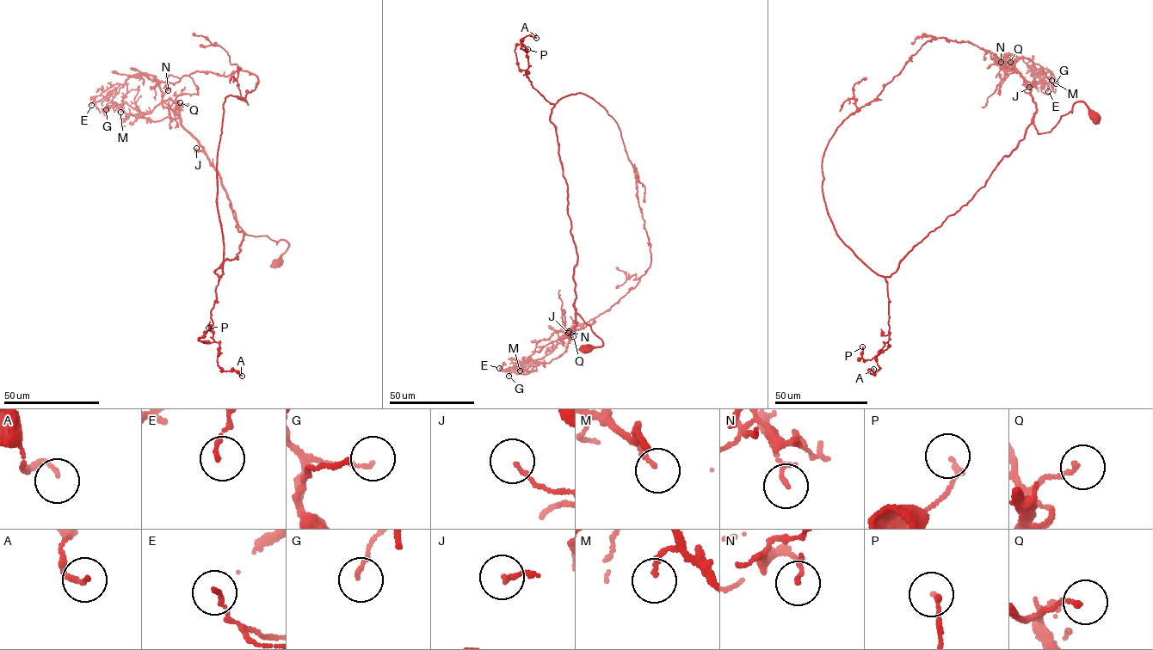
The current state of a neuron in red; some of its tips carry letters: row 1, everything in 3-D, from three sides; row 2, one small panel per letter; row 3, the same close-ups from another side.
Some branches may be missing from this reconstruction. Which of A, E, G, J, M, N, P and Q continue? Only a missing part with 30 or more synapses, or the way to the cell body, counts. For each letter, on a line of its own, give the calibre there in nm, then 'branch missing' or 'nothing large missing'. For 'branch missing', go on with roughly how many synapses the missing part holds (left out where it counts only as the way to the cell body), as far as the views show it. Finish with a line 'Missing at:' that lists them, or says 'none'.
A: calibre 120 nm; nothing large missing
E: calibre 120 nm; nothing large missing
G: calibre 120 nm; nothing large missing
J: calibre 130 nm; nothing large missing
M: calibre 140 nm; nothing large missing
N: calibre 80 nm; nothing large missing
P: calibre 160 nm; nothing large missing
Q: calibre 130 nm; nothing large missing
Missing at: none

